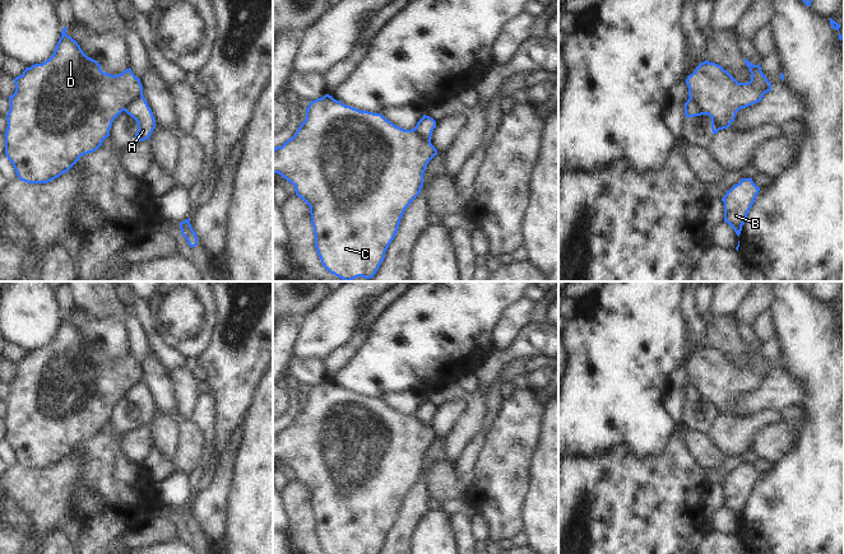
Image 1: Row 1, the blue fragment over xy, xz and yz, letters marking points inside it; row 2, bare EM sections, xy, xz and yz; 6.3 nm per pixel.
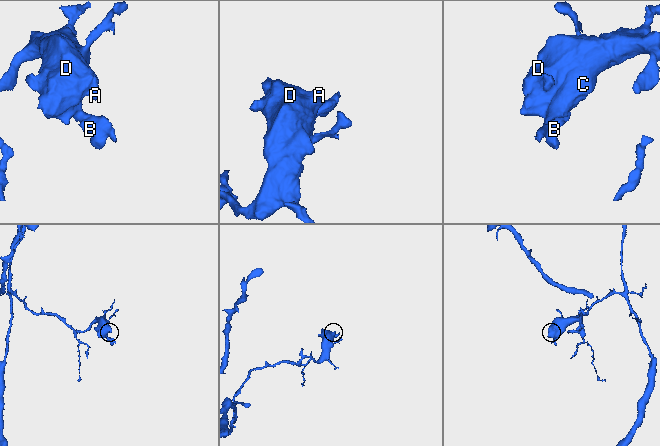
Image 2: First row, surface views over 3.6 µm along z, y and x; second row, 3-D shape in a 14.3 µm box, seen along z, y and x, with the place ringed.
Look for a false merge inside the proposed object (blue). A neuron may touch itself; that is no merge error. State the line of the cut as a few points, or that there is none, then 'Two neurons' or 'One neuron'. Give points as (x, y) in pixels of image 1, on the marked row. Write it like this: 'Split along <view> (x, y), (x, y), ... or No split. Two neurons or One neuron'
Split along xy (142, 93), (135, 96), (124, 110). Two neurons

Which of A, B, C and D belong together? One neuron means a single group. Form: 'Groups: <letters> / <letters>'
Groups: A / B C D

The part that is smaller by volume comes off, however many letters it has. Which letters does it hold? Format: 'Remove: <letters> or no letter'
Remove: A

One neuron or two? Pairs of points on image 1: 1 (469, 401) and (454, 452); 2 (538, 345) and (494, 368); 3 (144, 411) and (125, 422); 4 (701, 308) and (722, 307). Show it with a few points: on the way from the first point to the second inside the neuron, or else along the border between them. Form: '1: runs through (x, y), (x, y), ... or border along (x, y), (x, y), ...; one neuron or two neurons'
1: runs through (469, 414), (468, 424), (455, 440); one neuron
2: runs through (527, 345), (505, 357); one neuron
3: runs through (139, 411), (130, 417); one neuron
4: border along (713, 294), (708, 311); two neurons

